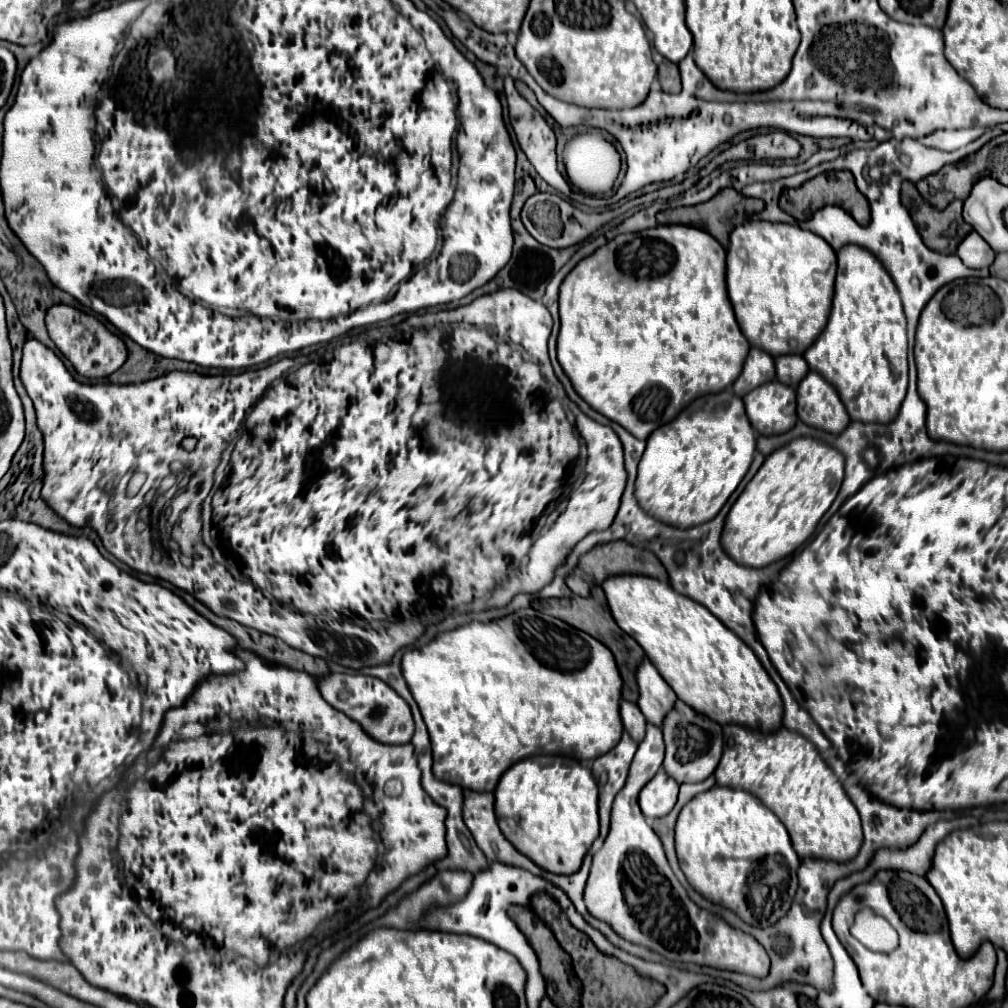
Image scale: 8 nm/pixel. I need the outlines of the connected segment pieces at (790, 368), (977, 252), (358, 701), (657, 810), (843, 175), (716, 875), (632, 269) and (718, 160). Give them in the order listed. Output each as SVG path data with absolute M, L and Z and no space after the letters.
M783 354L775 358L775 368L777 368L777 380L797 388L797 384L803 380L803 376L809 372L807 362L799 354Z
M971 232L957 248L957 256L963 260L963 264L967 264L969 268L989 268L995 252L991 250L991 246L977 234Z
M329 672L323 676L317 676L317 688L321 696L339 712L361 724L361 728L377 742L381 744L407 744L413 736L415 724L411 710L407 702L383 680L365 676L365 674L337 674Z
M661 768L657 776L643 786L639 794L639 806L647 818L661 818L673 810L677 794L679 784L671 776L667 776L667 772L663 772Z
M839 170L839 172L831 172L831 174L819 174L817 178L811 178L809 182L805 182L799 188L785 188L781 192L781 196L779 196L781 210L785 210L787 214L791 214L795 220L809 220L815 214L815 210L819 210L819 208L823 208L827 204L841 206L859 224L867 224L869 222L869 202L857 190L855 178L853 178L853 174L849 170Z
M715 786L689 800L675 826L679 866L707 900L735 910L747 924L775 924L797 892L799 856L783 822L747 790Z
M669 224L669 226L655 226L647 228L635 234L621 234L615 236L605 246L597 248L591 256L583 258L563 280L559 288L559 316L561 316L561 332L557 340L557 360L563 368L563 372L569 376L575 392L597 412L607 416L609 420L621 424L639 440L647 440L647 436L671 422L691 400L703 394L715 394L733 384L743 368L743 360L749 352L749 342L741 334L729 296L725 286L725 248L705 230L693 228L693 226L681 226L681 224Z
M775 130L769 134L757 134L747 140L741 140L727 150L723 150L719 156L715 156L701 172L709 174L717 166L721 166L727 160L763 160L763 158L773 158L773 160L785 160L785 158L795 158L799 154L801 146L799 142L789 136L783 130Z

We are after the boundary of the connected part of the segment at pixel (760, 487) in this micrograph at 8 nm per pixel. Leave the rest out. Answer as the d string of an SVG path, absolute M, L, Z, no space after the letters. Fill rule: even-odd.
M801 436L771 452L731 506L721 536L723 550L743 566L763 568L795 552L833 504L845 474L845 460L829 444Z

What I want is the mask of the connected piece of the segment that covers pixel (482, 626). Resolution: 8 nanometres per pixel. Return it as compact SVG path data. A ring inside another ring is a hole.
M521 608L509 616L491 620L491 622L469 622L465 626L459 626L451 632L441 632L435 640L431 640L427 646L417 648L413 652L405 652L403 660L401 660L401 672L403 678L421 710L421 716L427 724L429 736L431 736L431 748L433 748L433 772L439 780L449 782L449 784L457 784L469 790L477 790L477 792L493 792L501 774L513 766L515 762L533 756L533 754L577 754L581 760L595 760L597 756L609 752L621 738L623 732L623 724L619 718L619 702L621 702L621 676L615 664L615 658L611 654L611 650L601 644L599 640L595 640L593 636L589 636L587 632L581 630L573 630L569 624L537 612L533 608Z

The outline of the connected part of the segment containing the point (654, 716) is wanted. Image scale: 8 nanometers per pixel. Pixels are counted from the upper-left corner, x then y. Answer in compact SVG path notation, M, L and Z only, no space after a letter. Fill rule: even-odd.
M647 656L637 666L637 686L639 686L639 700L637 706L645 714L647 722L661 726L663 716L673 708L677 694L673 688L659 676L657 668L647 660Z

